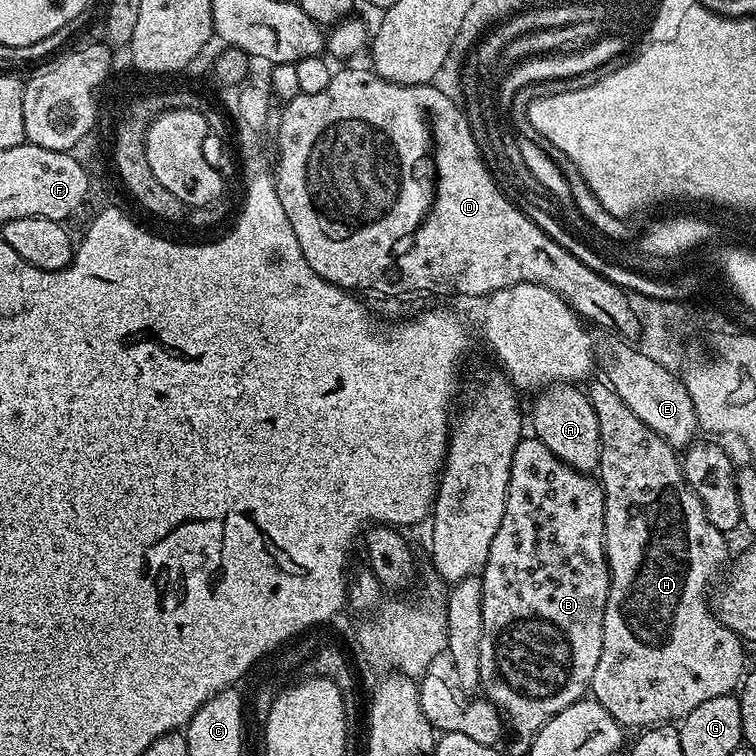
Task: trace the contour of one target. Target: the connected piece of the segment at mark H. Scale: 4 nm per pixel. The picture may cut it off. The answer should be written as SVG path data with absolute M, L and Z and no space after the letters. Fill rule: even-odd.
M599 382L600 384L589 383L586 391L588 400L594 406L594 414L598 414L598 430L600 431L600 466L598 469L598 479L601 486L604 488L604 501L606 502L606 518L604 519L604 549L606 550L606 558L608 559L608 574L610 580L610 590L606 598L606 610L604 611L604 621L602 622L602 638L604 645L602 646L602 654L598 658L598 666L594 666L594 678L590 685L591 695L598 703L606 708L609 713L617 720L617 722L625 729L636 728L635 730L643 730L649 726L658 724L667 724L669 722L679 722L684 719L686 714L690 714L690 710L694 710L694 706L702 706L702 702L706 702L706 698L718 698L726 696L737 691L738 685L741 683L742 677L745 675L746 667L744 668L744 648L746 649L745 641L736 636L729 628L724 628L720 619L714 614L710 607L710 600L704 595L708 592L708 583L716 576L716 568L720 568L729 563L730 555L728 556L728 540L729 537L723 532L719 532L714 526L714 522L710 522L710 518L706 514L706 510L702 506L702 502L698 498L698 494L686 482L684 477L684 469L682 467L681 457L678 455L677 449L674 449L665 442L658 434L654 434L654 430L650 430L650 426L646 426L646 422L642 422L638 418L638 414L634 414L634 410L630 410L630 406L626 406L626 402L622 402L622 398L618 398L618 394L607 383Z

